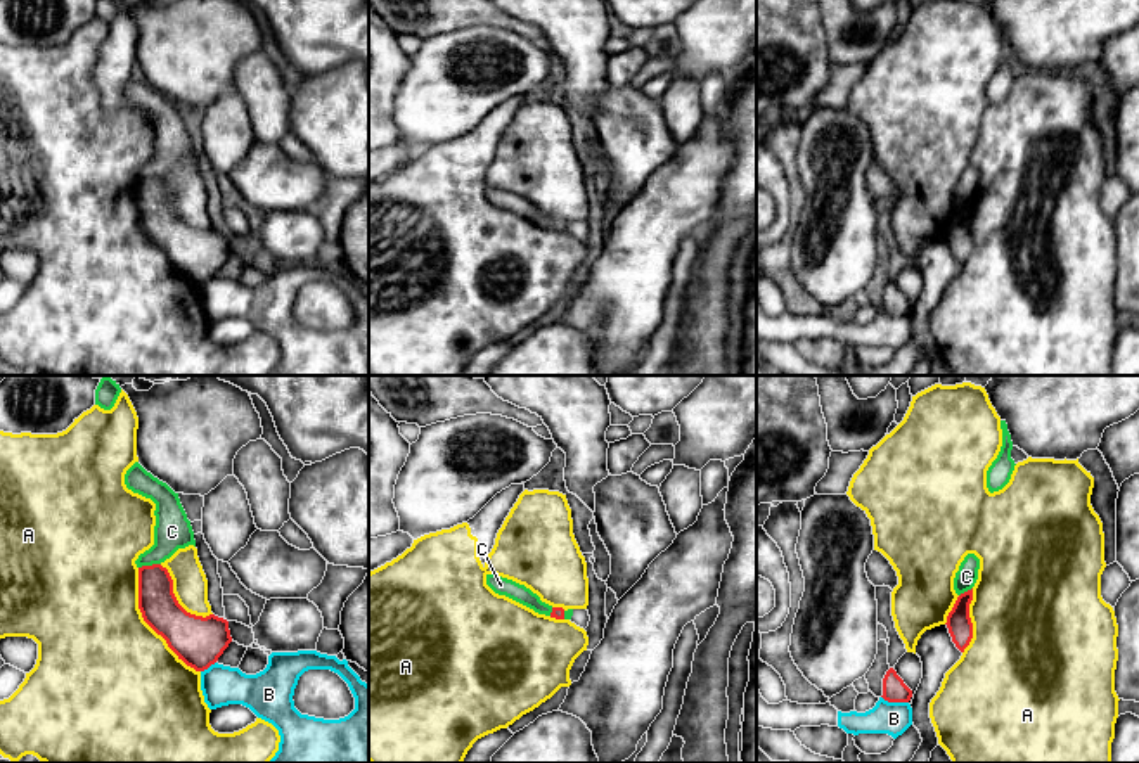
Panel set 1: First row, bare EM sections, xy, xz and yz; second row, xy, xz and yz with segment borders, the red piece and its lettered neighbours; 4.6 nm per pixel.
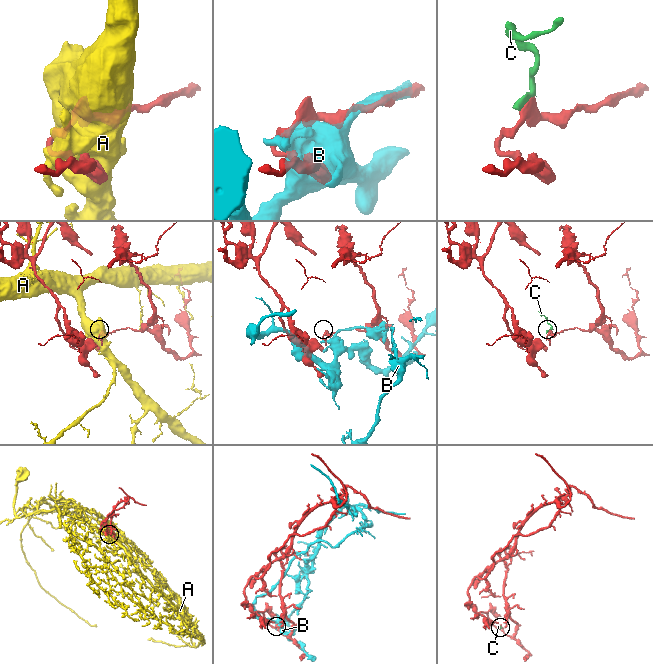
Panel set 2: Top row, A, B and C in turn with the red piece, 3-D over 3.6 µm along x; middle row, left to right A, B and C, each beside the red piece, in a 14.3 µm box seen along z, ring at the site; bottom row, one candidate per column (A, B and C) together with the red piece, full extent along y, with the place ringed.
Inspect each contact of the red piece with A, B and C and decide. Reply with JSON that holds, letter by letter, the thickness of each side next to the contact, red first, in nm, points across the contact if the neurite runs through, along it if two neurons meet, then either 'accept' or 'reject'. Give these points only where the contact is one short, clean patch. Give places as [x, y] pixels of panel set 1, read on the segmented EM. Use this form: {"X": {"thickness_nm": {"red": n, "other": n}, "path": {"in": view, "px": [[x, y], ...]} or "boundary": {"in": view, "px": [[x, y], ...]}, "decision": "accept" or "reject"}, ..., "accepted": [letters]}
{"A": {"thickness_nm": {"red": 220, "other": 500}, "decision": "reject"}, "B": {"thickness_nm": {"red": 110, "other": 160}, "decision": "reject"}, "C": {"thickness_nm": {"red": 180, "other": 170}, "boundary": {"in": "xy", "px": [[160, 563], [139, 568]]}, "decision": "reject"}, "accepted": []}

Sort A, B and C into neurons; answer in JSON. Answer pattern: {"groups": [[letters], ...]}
{"groups": [["A"], ["B"], ["C"]]}

